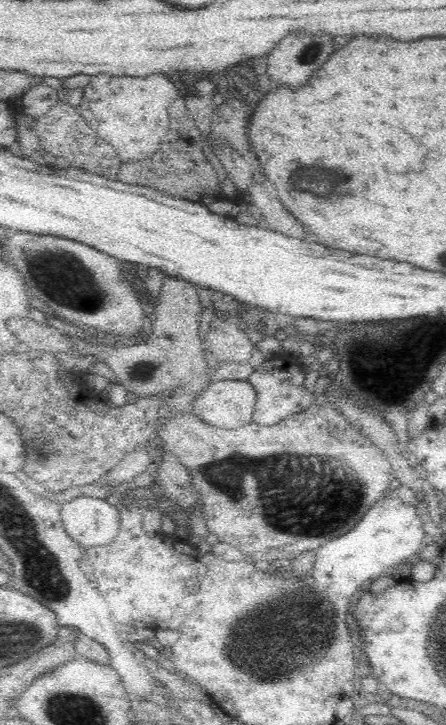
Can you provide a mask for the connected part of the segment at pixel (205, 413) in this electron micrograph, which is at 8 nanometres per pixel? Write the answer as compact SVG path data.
M228 371L218 377L200 392L200 398L193 404L193 413L203 422L217 428L237 430L253 422L257 394L255 388L236 371Z

